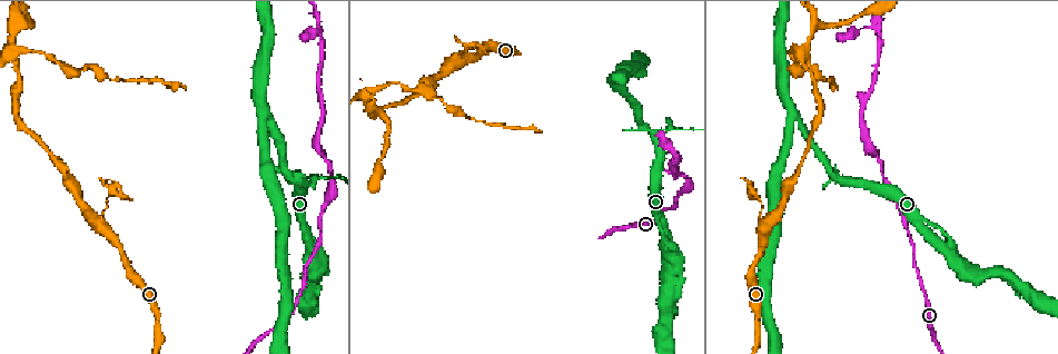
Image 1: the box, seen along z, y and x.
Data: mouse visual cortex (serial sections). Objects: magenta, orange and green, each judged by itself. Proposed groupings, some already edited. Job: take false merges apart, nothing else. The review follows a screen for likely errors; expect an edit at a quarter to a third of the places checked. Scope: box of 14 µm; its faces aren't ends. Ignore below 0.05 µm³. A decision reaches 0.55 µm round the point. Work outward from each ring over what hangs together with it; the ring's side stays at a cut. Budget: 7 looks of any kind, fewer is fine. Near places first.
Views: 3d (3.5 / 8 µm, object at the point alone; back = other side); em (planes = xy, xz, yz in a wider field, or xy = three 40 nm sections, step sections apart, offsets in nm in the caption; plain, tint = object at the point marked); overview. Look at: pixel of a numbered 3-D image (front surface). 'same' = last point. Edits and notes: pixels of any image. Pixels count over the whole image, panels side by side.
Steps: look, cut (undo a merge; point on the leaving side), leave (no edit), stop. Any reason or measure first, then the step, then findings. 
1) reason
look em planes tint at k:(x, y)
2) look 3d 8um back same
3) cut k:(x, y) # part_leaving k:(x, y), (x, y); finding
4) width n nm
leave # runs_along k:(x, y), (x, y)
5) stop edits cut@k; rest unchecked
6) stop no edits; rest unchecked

three arms meet
look 3d 3.5um at 1:(837, 175)

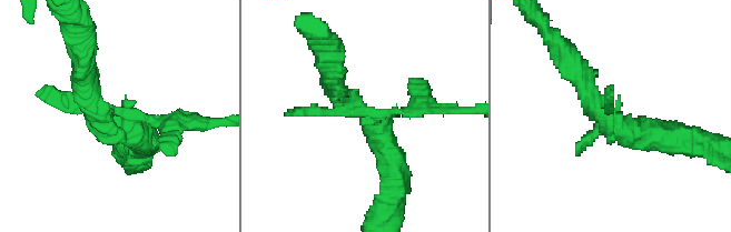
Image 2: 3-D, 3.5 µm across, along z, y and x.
arms 3; arm_widths 200, 300, 400 nm
look em xy step 1 tint at 2:(376, 119)

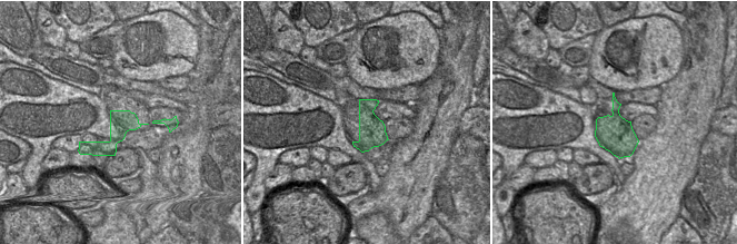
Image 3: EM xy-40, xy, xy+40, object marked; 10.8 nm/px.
cut 2:(584, 140) # a second cell is stuck on

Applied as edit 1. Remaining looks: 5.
redraw
look overview

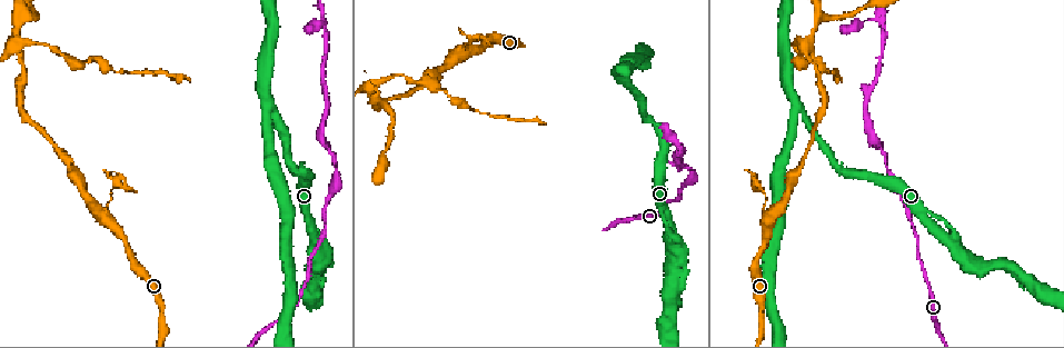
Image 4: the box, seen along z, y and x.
abrupt turn
look 3d 3.5um at 4:(761, 188)

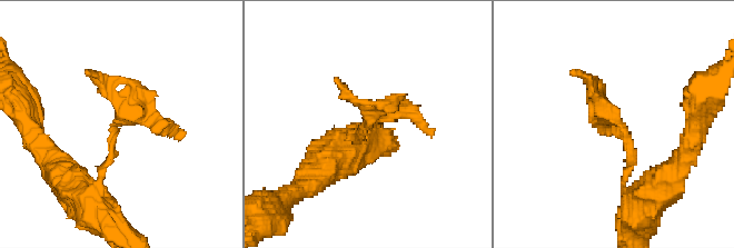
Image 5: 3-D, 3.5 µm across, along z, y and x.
look em xy step 1 tint at 5:(616, 124)

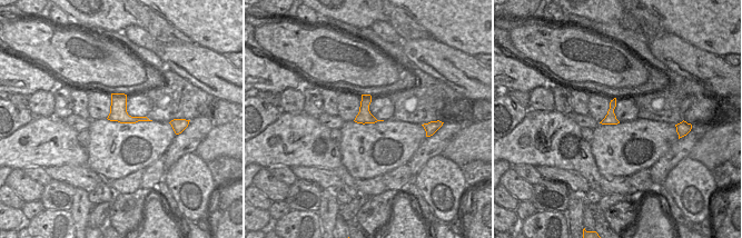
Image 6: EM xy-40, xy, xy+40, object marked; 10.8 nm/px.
leave # runs_along 5:(95, 185), (122, 116), (174, 130); one cell here

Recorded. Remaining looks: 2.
abrupt turn
look 3d 3.5um at 4:(882, 25)

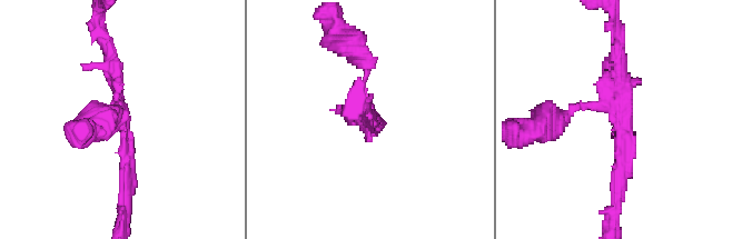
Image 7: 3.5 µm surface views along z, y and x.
need the tissue
look em xy step 2 tint at 7:(622, 116)

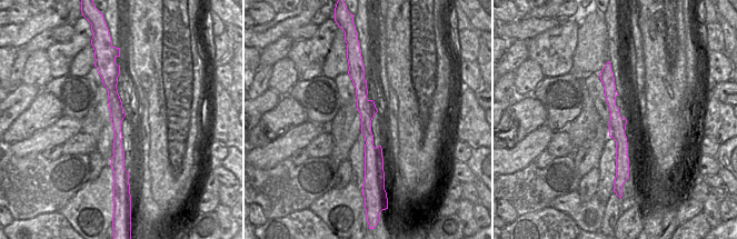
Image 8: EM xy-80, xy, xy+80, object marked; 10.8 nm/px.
arm_widths 100, 200, 200 nm
leave # runs_along 8:(361, 69), (361, 100), (375, 165); one cell here

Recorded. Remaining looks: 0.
stop edits cut@2; rest unchecked

